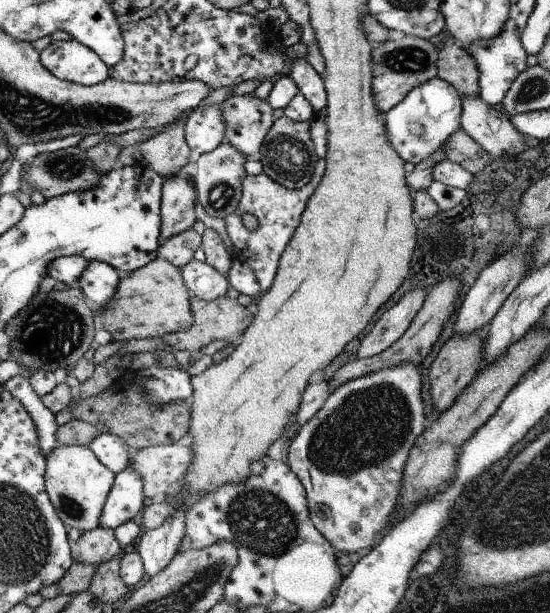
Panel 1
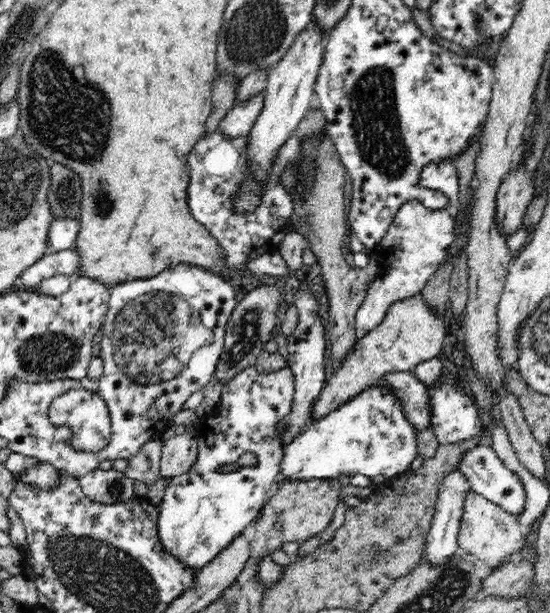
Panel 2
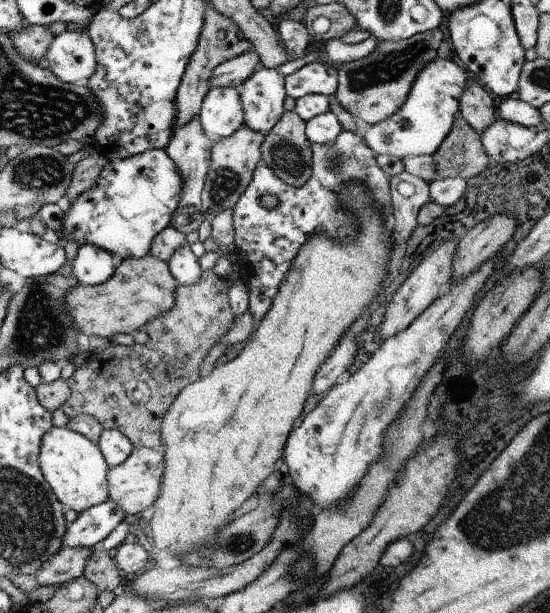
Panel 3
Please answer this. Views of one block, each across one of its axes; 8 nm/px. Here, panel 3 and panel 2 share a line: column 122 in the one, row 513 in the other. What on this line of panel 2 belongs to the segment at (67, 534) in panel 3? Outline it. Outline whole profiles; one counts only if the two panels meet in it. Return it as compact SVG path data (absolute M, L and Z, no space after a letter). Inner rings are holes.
M483 443L474 446L472 450L466 450L457 464L457 469L466 477L472 491L495 502L512 514L518 515L524 510L524 500L526 498L524 485L522 485L520 477L500 460L493 447Z

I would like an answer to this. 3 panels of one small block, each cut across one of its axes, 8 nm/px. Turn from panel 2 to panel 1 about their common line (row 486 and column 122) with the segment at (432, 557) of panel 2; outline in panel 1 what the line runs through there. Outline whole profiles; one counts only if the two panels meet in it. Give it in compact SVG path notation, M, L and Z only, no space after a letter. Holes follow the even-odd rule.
M98 433L87 446L97 460L114 475L128 466L128 446L113 433Z

